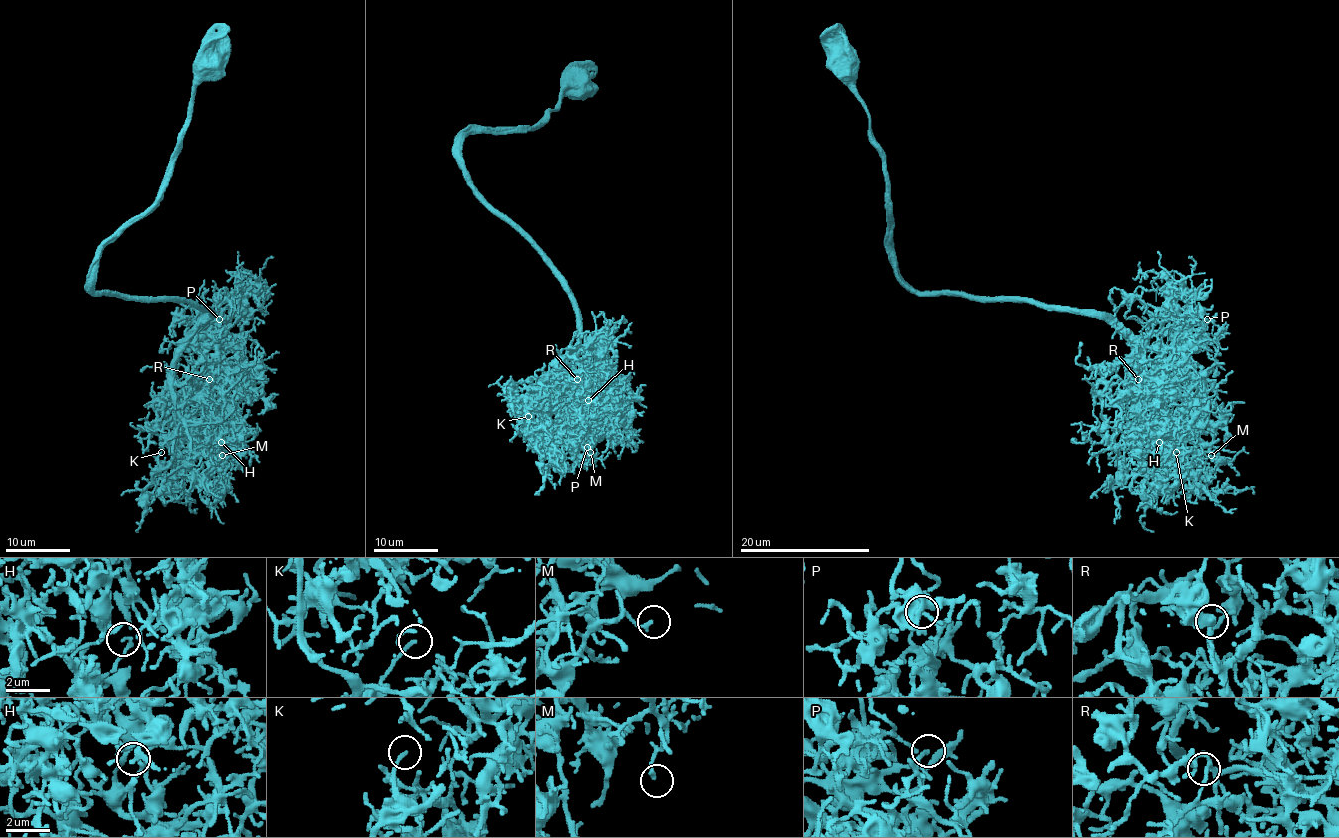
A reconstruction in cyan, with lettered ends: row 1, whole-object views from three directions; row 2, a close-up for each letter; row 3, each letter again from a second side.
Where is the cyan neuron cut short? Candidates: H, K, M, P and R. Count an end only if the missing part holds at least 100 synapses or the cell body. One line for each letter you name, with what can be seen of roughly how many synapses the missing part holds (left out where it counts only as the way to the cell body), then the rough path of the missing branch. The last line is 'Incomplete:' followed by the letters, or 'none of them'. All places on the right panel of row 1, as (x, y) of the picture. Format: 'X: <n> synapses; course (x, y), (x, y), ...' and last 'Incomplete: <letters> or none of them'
Incomplete: none of them

